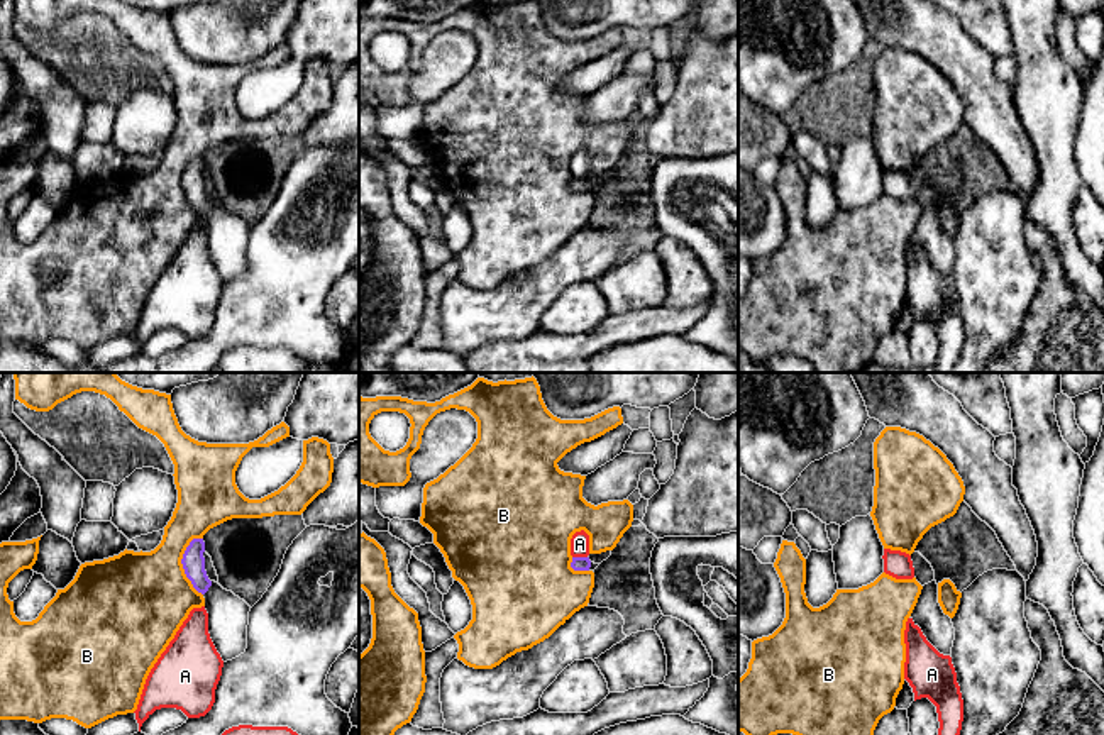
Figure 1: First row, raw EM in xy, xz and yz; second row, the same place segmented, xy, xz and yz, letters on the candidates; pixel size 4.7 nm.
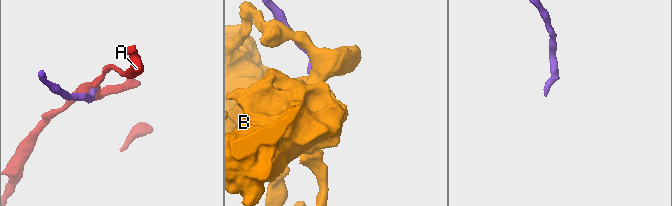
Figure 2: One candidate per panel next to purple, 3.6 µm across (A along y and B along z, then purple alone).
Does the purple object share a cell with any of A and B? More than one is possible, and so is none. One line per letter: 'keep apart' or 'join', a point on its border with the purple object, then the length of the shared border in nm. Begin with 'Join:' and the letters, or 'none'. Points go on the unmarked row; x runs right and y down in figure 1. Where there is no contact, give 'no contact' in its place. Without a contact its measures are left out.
Join: none
A: keep apart; contact xz (579, 178); length 70 nm
B: keep apart; contact xy (183, 187); length 280 nm

